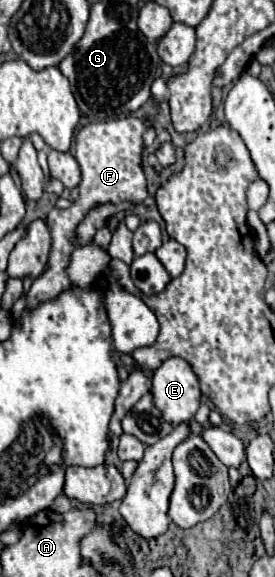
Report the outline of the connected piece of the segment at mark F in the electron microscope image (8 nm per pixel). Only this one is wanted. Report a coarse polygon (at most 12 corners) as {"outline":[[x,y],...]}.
{"outline":[[146,120],[84,126],[78,198],[52,208],[52,252],[26,308],[72,288],[78,226],[100,204],[146,198]]}

